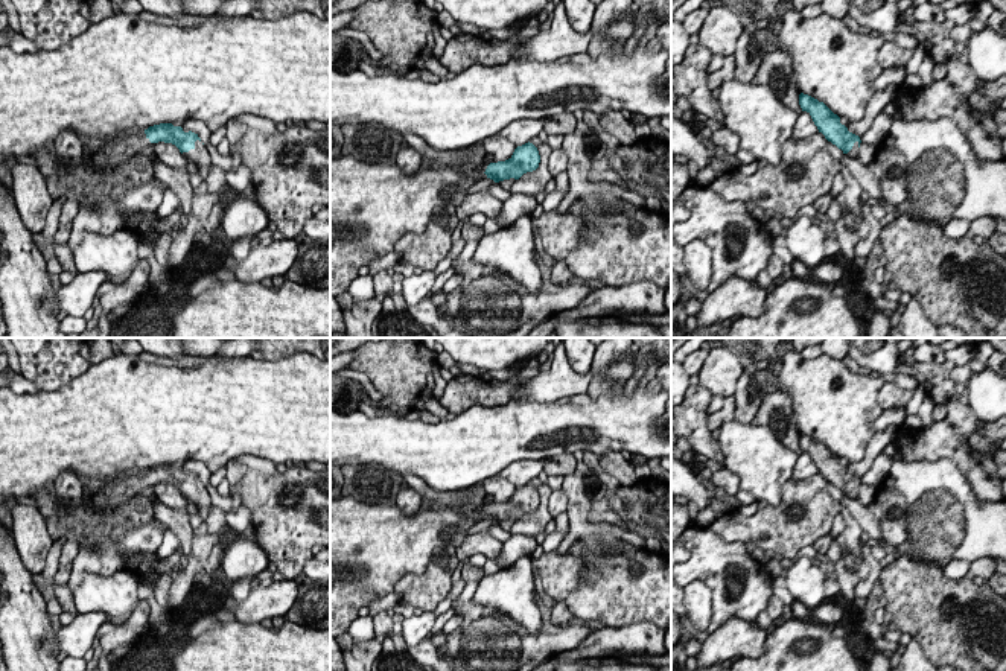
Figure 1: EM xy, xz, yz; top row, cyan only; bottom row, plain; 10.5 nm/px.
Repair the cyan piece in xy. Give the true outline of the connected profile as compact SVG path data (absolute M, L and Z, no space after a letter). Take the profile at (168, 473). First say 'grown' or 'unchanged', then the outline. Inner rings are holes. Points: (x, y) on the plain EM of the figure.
grown; M172 464L149 467L145 470L145 475L151 484L164 482L175 485L183 498L187 502L195 504L198 508L212 508L210 495L198 475L192 472L184 473L181 467L174 467Z

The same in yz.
grown; M804 434L799 435L799 446L802 452L807 452L811 456L819 473L822 473L828 482L842 490L848 498L858 499L861 481L840 464L837 455L834 455L823 443Z

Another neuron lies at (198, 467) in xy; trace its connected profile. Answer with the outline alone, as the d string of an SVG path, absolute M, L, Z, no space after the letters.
M186 460L181 469L184 473L189 473L189 472L195 473L204 485L210 484L212 472L202 461Z

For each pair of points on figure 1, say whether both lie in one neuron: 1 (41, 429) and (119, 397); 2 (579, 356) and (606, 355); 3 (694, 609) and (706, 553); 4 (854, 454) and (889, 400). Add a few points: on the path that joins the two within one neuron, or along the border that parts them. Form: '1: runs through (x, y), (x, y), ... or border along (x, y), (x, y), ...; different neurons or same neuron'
1: runs through (61, 429), (90, 426), (99, 417); same neuron
2: border along (595, 353), (589, 370); different neurons
3: border along (691, 580), (700, 580), (709, 589), (713, 615); different neurons
4: border along (886, 379), (878, 393), (881, 410); different neurons

